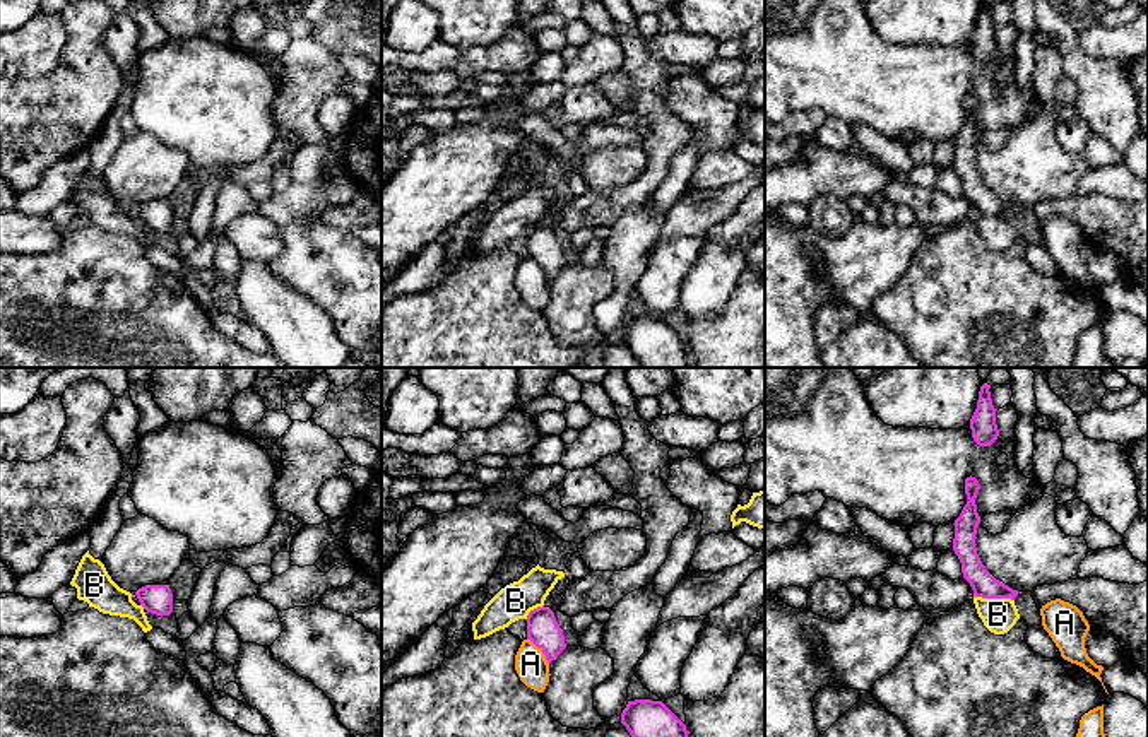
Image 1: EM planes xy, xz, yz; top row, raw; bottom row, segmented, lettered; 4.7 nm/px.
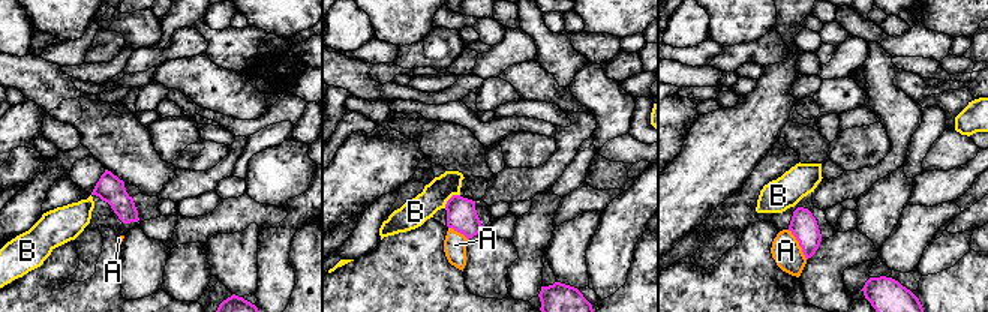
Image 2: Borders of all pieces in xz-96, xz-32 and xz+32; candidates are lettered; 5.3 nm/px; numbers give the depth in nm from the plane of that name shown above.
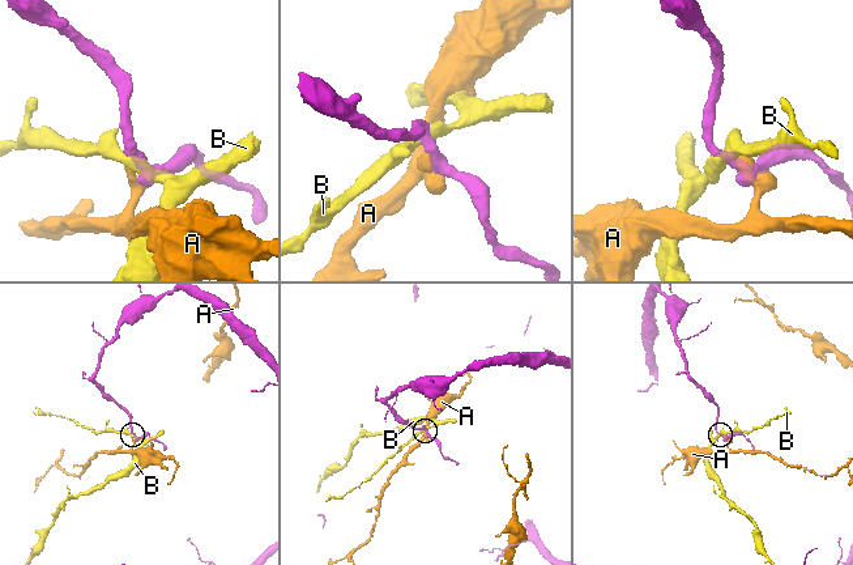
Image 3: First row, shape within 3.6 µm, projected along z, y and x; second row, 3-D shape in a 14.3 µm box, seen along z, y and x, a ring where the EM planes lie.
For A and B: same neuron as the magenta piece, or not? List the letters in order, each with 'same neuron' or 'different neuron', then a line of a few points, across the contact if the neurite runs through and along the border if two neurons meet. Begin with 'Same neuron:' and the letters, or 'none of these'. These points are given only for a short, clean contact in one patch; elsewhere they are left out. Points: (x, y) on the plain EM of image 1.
Same neuron: none of these
A: different neuron
B: different neuron; line yz (974, 212), (1010, 214), (1013, 218)

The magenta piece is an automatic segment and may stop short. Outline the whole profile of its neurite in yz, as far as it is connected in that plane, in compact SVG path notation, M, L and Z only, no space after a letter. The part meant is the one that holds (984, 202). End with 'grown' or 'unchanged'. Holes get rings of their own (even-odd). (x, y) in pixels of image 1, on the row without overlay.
M975 94L965 96L967 121L963 123L960 133L955 137L955 156L953 168L962 180L963 195L970 200L973 214L982 215L1011 215L1015 217L1018 207L1009 205L1003 198L996 197L982 181L977 164L975 152L980 140L977 130L975 115L979 111L980 101Z; unchanged

